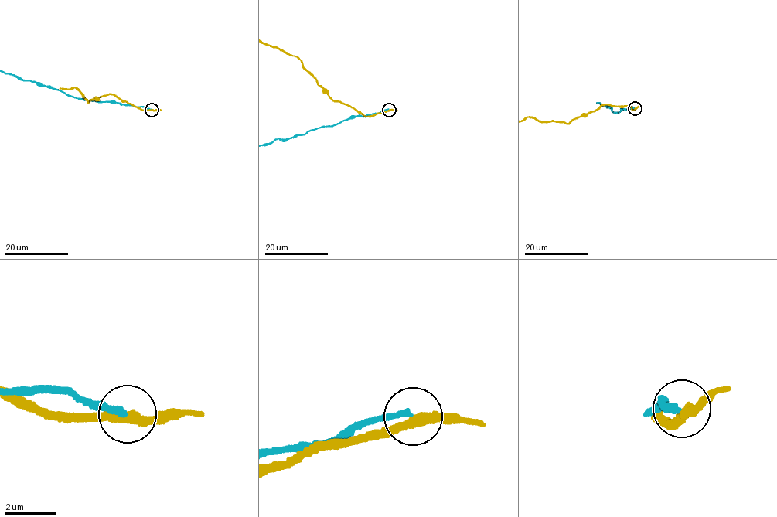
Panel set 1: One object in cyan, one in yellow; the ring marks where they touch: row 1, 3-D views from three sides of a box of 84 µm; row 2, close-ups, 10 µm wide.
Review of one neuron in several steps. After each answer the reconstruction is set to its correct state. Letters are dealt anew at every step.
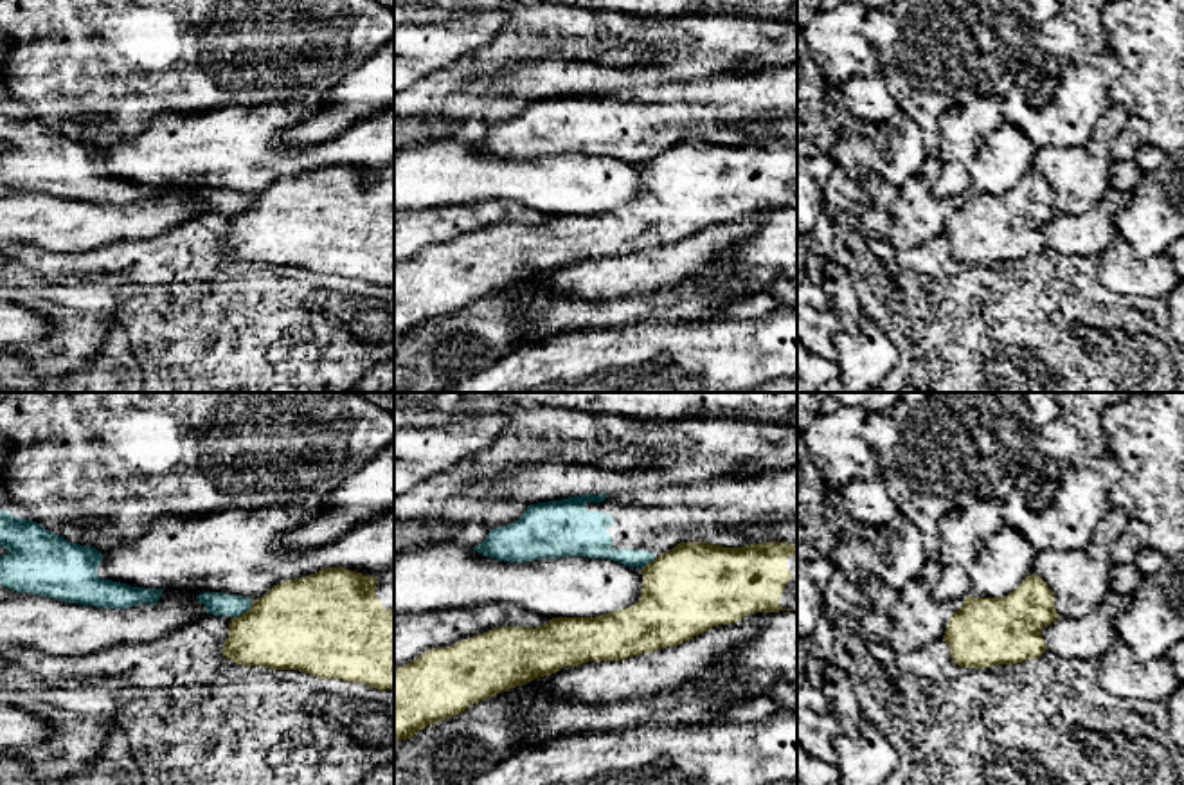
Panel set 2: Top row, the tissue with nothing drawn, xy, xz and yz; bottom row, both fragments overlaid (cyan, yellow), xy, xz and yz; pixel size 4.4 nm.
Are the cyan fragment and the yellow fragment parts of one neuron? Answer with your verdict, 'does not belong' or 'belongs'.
does not belong

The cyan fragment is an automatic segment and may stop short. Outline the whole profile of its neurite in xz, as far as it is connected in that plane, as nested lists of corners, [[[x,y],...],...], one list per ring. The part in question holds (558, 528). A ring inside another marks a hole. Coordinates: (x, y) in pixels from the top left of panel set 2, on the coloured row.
[[[785,470],[756,477],[723,477],[691,486],[675,484],[614,495],[587,493],[531,504],[518,520],[489,529],[486,540],[471,549],[504,562],[588,556],[641,569],[680,542],[743,547],[752,542],[738,537],[736,529],[794,519],[797,519],[797,470]]]

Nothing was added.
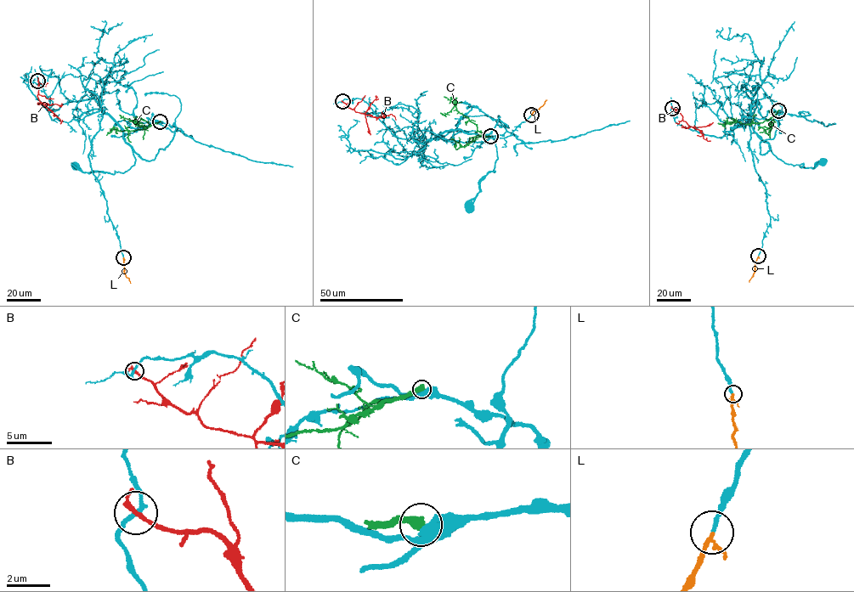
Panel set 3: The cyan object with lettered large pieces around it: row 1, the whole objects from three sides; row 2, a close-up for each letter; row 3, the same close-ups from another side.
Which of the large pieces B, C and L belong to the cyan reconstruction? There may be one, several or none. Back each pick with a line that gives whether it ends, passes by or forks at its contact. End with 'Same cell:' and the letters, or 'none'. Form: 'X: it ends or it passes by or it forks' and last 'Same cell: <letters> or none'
L: it passes by
Same cell: L

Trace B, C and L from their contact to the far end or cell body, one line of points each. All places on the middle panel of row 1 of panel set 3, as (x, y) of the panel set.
B: (342, 101), (356, 112), (376, 117), (391, 114), (396, 120)
C: (489, 136), (477, 131), (474, 123), (455, 107), (444, 115), (440, 112)
L: (531, 115), (546, 99)

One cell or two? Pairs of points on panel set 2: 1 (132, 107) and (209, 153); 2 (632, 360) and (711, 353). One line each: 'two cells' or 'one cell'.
1: two cells
2: one cell

